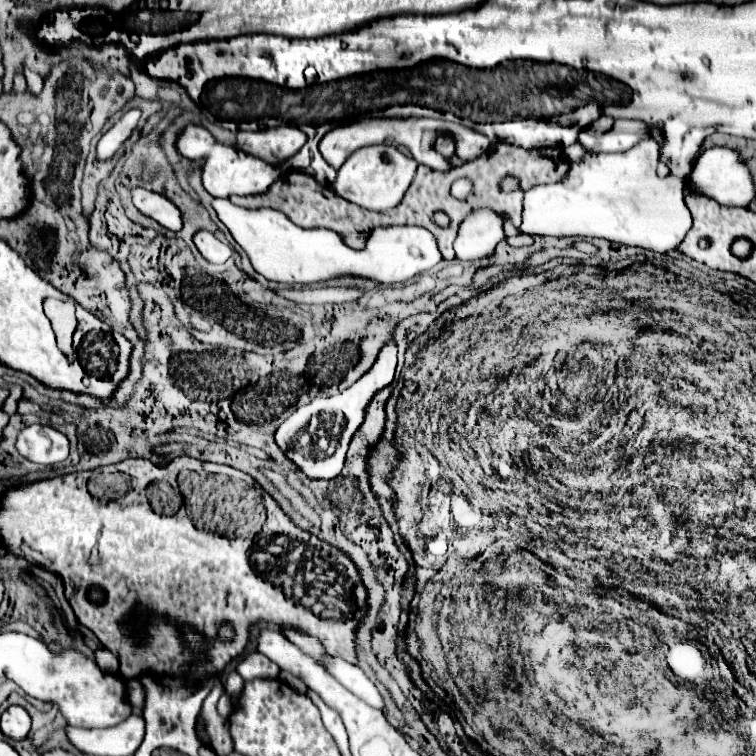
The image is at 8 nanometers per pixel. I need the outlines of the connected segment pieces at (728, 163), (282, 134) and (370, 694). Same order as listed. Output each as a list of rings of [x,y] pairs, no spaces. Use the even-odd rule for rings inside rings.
[[[726,147],[706,149],[700,155],[698,165],[694,167],[694,171],[690,175],[690,187],[696,189],[696,193],[702,193],[702,195],[706,195],[722,205],[746,207],[754,197],[754,185],[752,185],[752,179],[748,175],[748,169],[742,165],[738,155]]]
[[[276,127],[264,131],[240,131],[238,133],[238,149],[248,155],[260,157],[270,165],[282,165],[288,157],[296,155],[306,143],[306,135],[294,127]]]
[[[324,655],[324,663],[326,663],[328,673],[338,683],[342,683],[350,693],[354,693],[356,697],[360,697],[364,703],[372,705],[374,709],[380,709],[382,713],[386,713],[384,697],[380,695],[378,687],[366,677],[366,673],[358,665],[352,665],[344,661],[342,657],[334,657],[334,655]]]

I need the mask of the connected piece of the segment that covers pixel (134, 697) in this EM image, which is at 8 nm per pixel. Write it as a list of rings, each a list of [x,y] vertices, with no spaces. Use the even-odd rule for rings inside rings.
[[[140,679],[128,681],[128,701],[134,707],[144,707],[144,687],[140,685]]]

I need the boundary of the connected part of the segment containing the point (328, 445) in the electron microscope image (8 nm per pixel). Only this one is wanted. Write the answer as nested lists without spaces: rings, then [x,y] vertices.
[[[386,345],[374,363],[374,367],[358,379],[346,391],[328,397],[328,399],[314,399],[310,405],[298,407],[276,431],[276,443],[280,449],[292,459],[300,471],[314,479],[334,479],[340,475],[346,463],[346,453],[352,437],[360,429],[366,417],[366,409],[370,407],[376,393],[390,387],[394,383],[396,371],[396,347]]]

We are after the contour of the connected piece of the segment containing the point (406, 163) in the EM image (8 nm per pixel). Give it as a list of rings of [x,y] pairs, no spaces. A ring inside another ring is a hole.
[[[368,145],[362,147],[360,151],[354,151],[348,161],[338,169],[338,177],[334,183],[334,191],[344,197],[346,201],[360,205],[368,211],[388,211],[392,207],[396,207],[404,193],[408,191],[414,173],[416,173],[418,163],[400,153],[396,147],[390,145]]]

